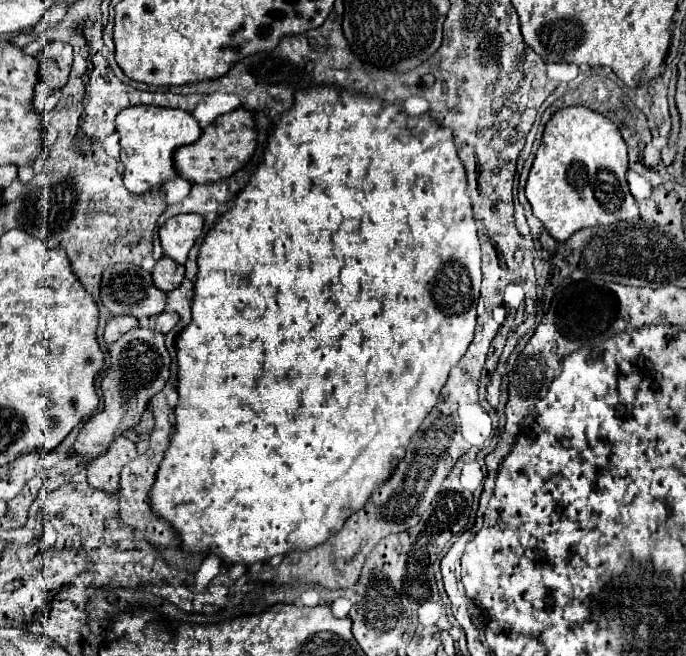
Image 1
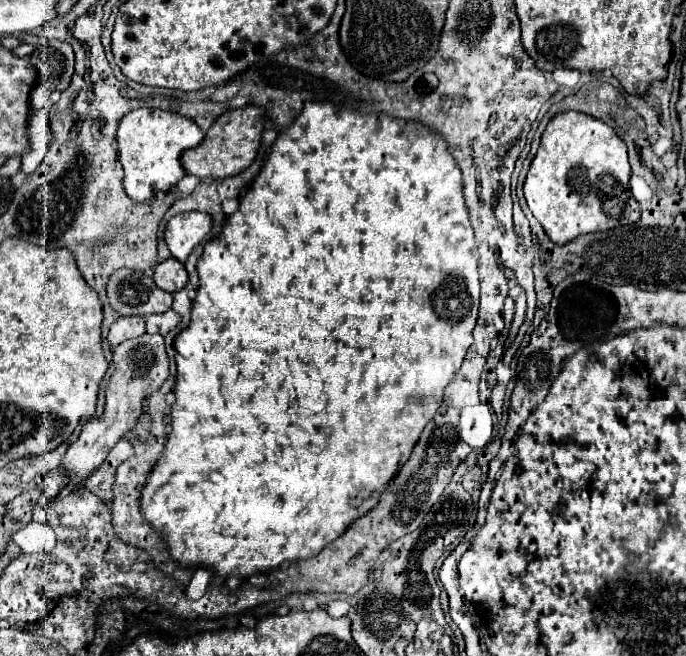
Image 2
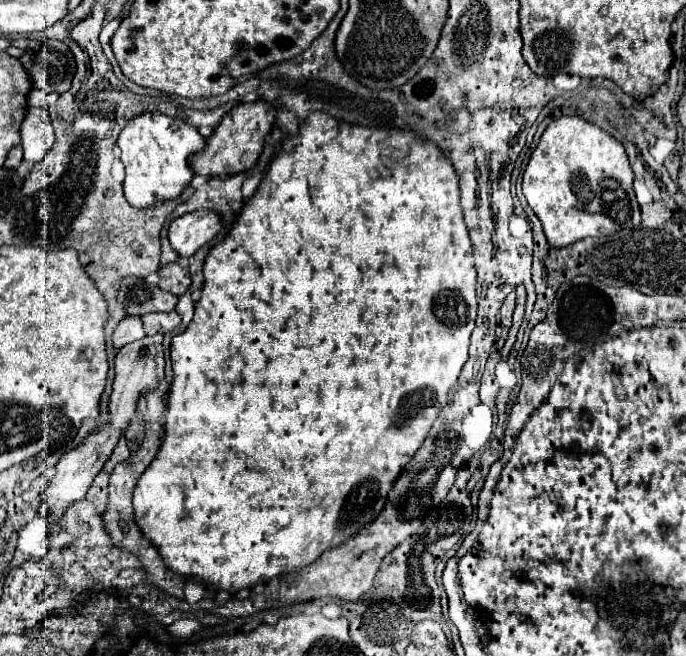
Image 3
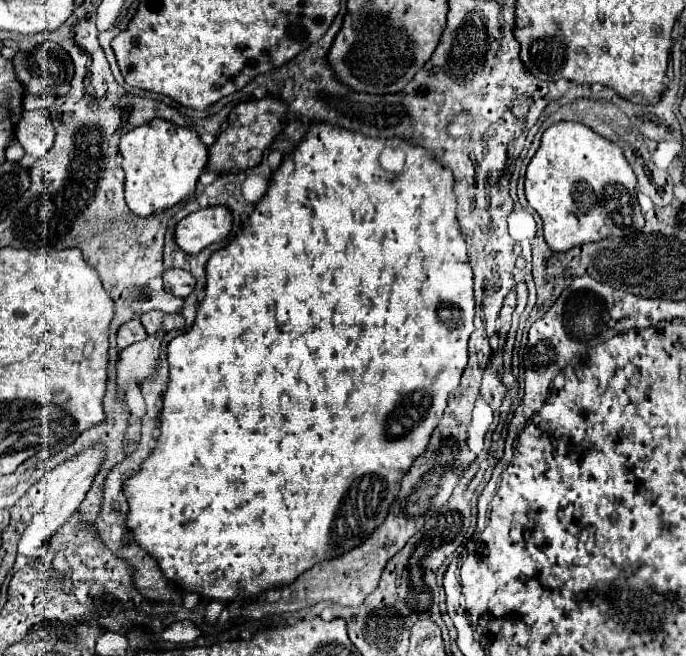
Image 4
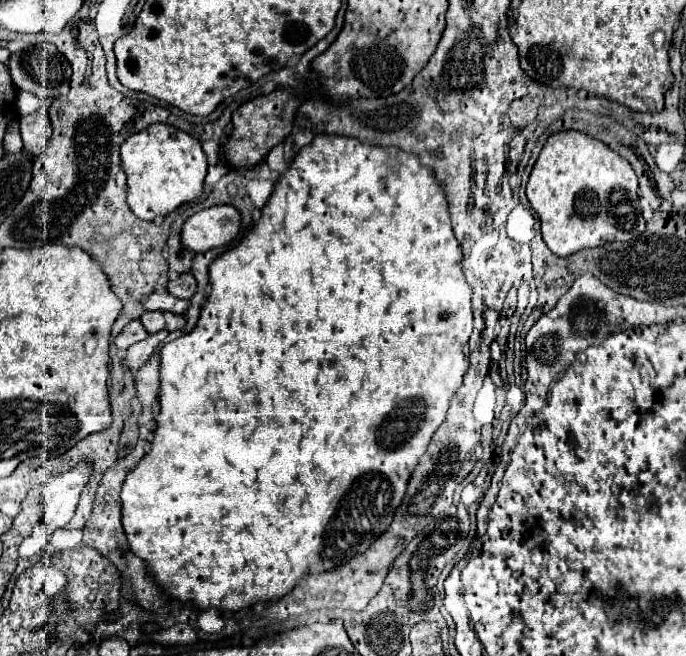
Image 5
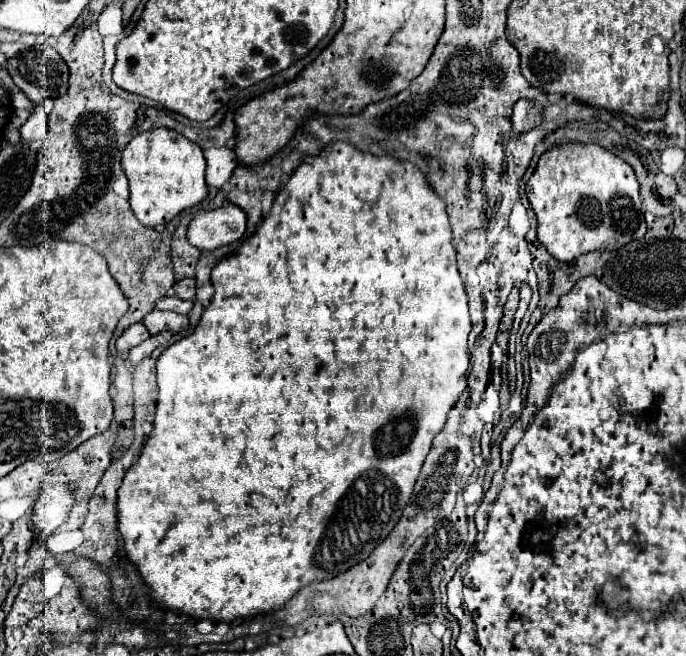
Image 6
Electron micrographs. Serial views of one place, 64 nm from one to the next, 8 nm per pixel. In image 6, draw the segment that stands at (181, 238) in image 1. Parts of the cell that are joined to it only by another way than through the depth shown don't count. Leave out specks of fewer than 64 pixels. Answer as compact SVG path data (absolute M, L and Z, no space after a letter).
M234 204L198 214L190 224L186 238L198 250L214 250L240 240L246 232L246 214Z

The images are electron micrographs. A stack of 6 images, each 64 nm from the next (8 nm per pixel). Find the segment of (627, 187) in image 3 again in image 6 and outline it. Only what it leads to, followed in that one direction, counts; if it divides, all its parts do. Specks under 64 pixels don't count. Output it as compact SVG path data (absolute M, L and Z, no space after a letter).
M568 142L544 152L528 180L526 196L538 218L538 240L562 262L592 250L612 250L646 234L634 170L598 144Z

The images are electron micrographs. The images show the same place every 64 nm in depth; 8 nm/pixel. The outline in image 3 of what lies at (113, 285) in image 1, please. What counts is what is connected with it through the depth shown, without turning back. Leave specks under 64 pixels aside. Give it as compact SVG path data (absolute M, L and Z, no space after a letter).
M126 276L120 282L116 300L124 304L128 316L144 316L148 312L172 312L178 296L160 290L158 286L150 286L142 278Z

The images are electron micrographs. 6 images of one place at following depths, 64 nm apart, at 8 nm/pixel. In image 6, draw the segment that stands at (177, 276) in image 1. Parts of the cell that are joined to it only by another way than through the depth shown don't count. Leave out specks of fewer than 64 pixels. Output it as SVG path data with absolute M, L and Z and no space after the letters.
M182 278L178 280L174 286L172 286L174 294L182 300L194 300L194 294L196 294L196 280L194 278Z

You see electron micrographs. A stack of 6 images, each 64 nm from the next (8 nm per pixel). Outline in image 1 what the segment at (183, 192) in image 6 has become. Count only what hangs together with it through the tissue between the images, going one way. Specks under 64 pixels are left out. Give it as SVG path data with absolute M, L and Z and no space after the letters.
M130 106L116 116L116 130L120 134L120 160L124 162L124 184L134 194L144 194L166 180L178 176L174 170L174 150L192 144L200 138L202 130L194 116L180 108L160 106Z

